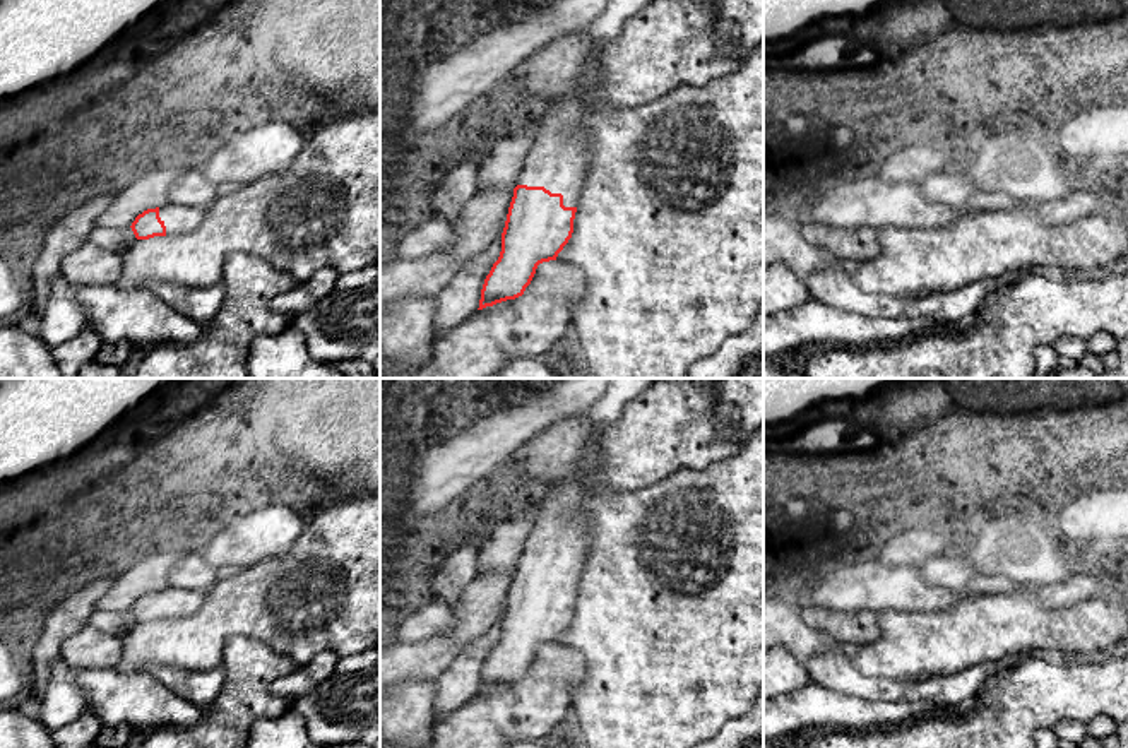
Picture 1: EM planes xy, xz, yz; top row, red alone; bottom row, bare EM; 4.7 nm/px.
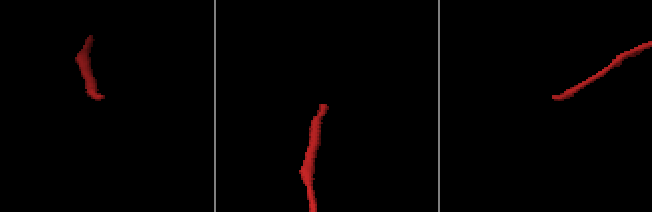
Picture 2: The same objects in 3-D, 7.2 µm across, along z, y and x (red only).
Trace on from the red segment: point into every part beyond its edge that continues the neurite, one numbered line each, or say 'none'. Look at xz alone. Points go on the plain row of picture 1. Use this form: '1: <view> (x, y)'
1: xz (558, 541)

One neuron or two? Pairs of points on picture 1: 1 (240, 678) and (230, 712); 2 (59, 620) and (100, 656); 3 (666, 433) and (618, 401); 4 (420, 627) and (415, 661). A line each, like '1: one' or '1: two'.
1: one
2: two
3: two
4: two

